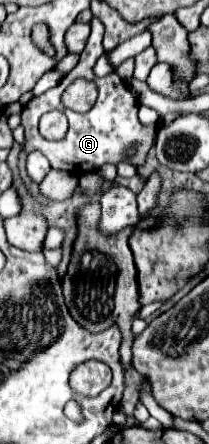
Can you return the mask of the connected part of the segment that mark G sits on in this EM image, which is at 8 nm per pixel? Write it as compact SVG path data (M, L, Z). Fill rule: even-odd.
M93 16L91 20L91 36L87 40L87 46L85 50L81 52L81 58L79 58L79 64L63 76L63 80L47 90L45 94L41 96L35 96L21 112L21 122L25 126L25 142L23 142L23 150L29 154L29 152L35 152L39 150L49 162L51 162L51 168L59 170L59 168L101 168L103 164L107 162L113 162L113 164L119 164L119 162L125 162L135 166L135 168L141 167L145 163L145 156L147 156L147 150L151 148L153 144L153 136L155 136L155 126L141 126L141 122L137 120L137 110L139 110L139 104L137 100L133 98L133 94L127 90L127 86L123 84L123 80L117 76L117 74L109 74L105 78L97 78L93 74L93 64L97 62L97 56L101 56L103 52L103 46L101 46L101 40L103 40L103 22L99 22L99 18ZM77 78L85 78L85 80L91 80L99 86L99 98L95 102L95 106L85 112L85 114L77 114L77 112L71 112L69 108L63 106L61 102L61 94L65 92L65 88L75 82ZM51 110L61 110L67 114L69 118L69 130L65 134L63 140L47 140L39 134L37 130L37 124L39 124L39 118L45 114L45 112L51 112ZM130 147L136 148L136 154L133 156L127 156L126 150Z

